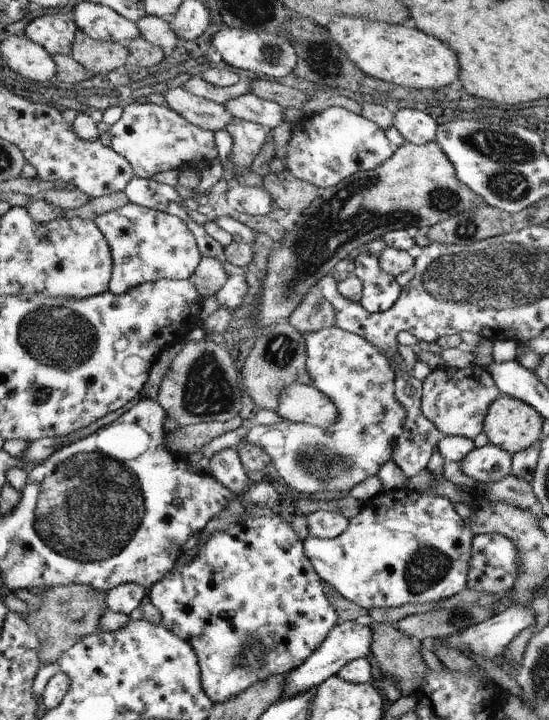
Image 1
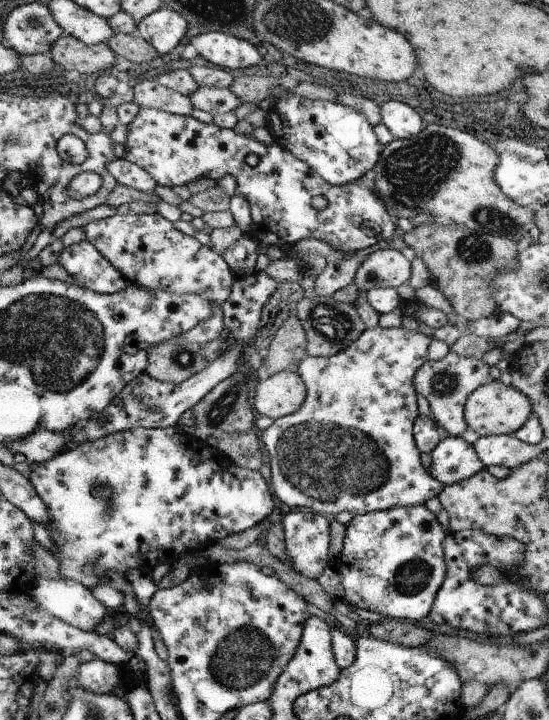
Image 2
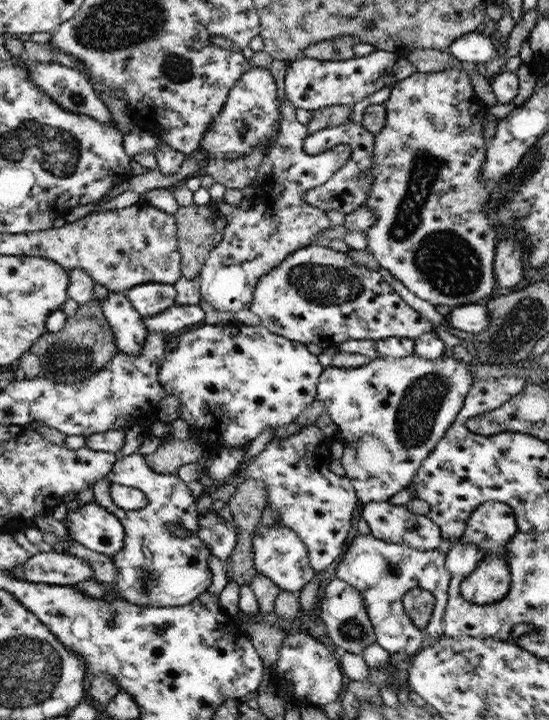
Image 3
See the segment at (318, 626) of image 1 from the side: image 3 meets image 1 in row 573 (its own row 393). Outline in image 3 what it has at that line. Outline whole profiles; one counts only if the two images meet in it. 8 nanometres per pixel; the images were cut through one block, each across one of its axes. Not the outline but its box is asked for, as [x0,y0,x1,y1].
[160,324,322,455]

